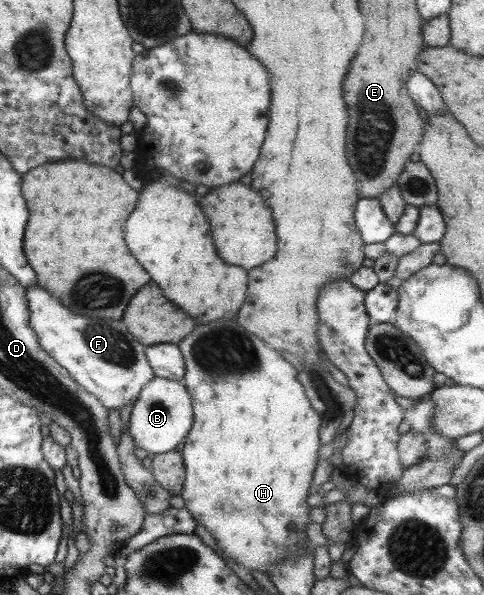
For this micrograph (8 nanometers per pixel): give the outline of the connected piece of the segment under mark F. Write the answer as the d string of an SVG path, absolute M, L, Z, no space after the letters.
M37 284L24 290L29 311L28 323L39 347L60 364L82 390L95 396L107 411L119 410L121 406L136 400L141 387L154 374L144 354L145 347L131 337L121 319L71 314L59 304L59 300L51 298Z

